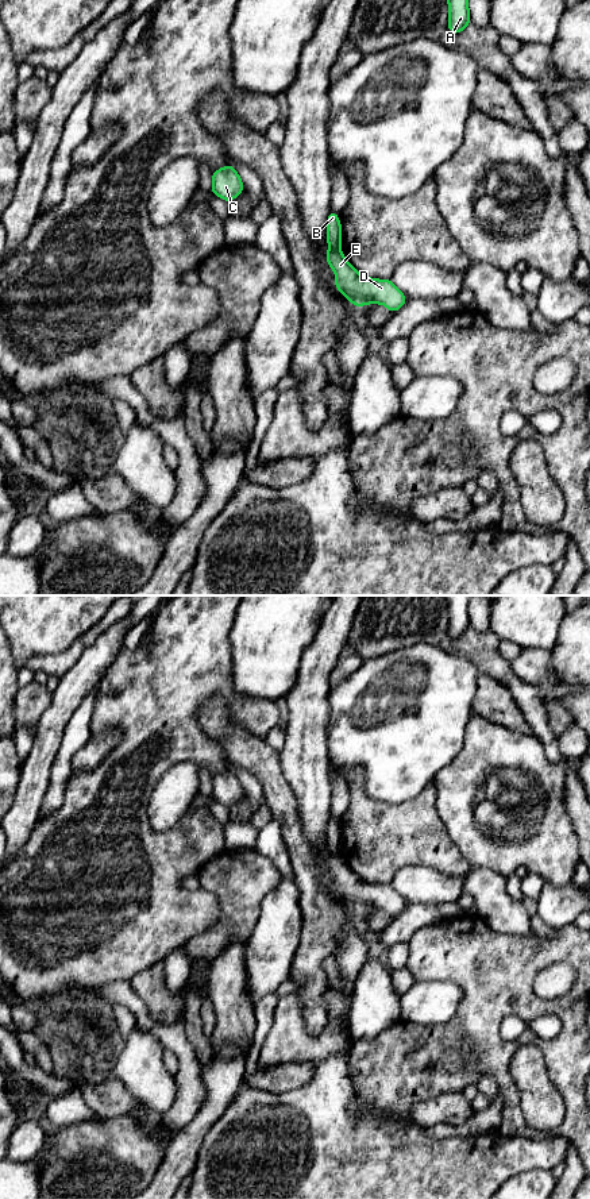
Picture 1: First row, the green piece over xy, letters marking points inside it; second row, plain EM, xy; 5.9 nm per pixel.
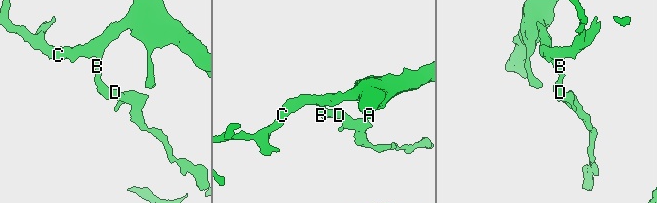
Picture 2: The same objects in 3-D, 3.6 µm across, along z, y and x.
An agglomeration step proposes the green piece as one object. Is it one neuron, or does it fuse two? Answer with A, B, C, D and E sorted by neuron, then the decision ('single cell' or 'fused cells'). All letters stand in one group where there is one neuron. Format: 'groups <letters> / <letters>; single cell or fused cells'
groups A B C / D E; fused cells

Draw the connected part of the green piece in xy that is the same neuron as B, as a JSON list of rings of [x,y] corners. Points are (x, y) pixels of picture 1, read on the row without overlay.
[[[331,816],[327,825],[327,847],[332,855],[340,856],[342,852],[342,830],[339,821]]]

